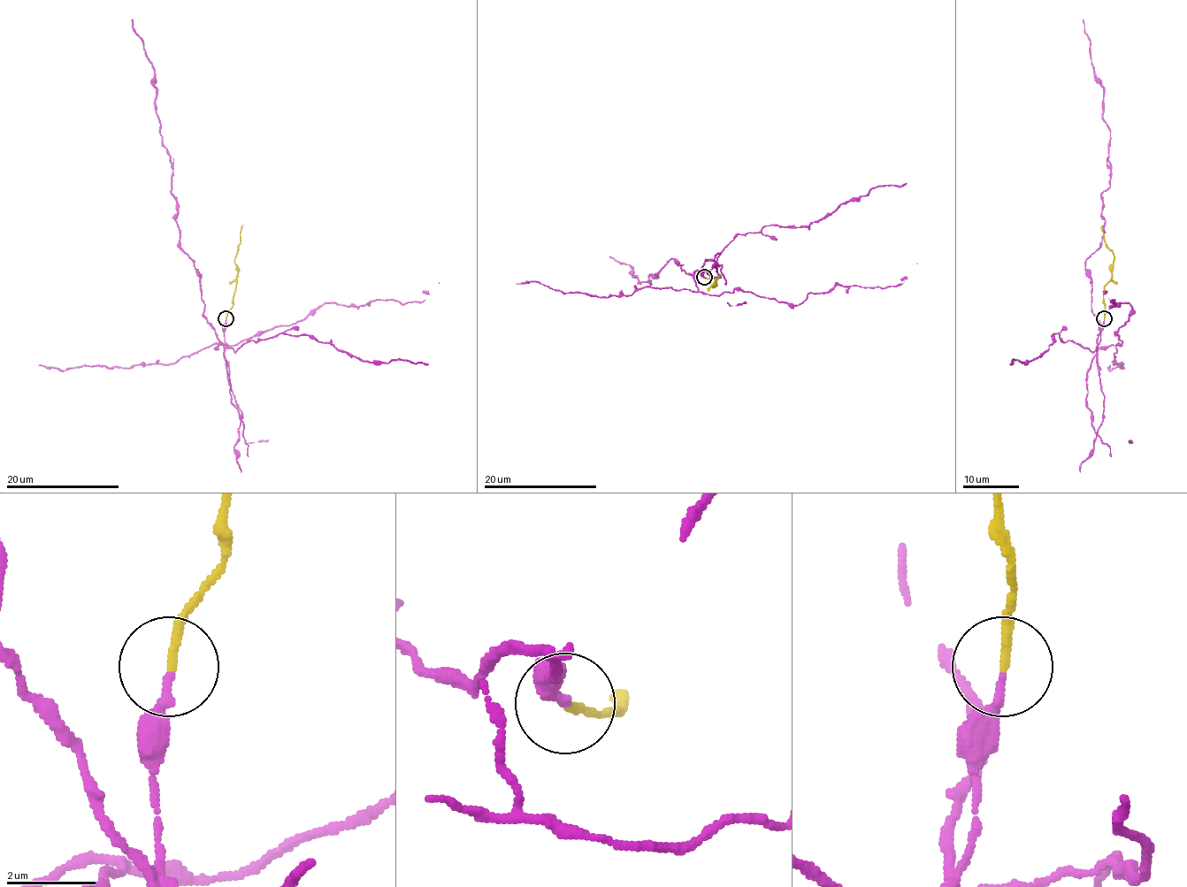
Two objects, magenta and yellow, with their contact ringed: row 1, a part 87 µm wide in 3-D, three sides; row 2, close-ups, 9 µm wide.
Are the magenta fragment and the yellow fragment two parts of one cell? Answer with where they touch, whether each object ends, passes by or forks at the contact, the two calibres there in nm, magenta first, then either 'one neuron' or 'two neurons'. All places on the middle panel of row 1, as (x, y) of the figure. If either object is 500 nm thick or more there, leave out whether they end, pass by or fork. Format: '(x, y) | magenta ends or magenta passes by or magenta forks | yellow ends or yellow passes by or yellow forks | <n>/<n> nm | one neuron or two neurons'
(704, 277) | magenta ends | yellow ends | 190/200 nm | two neurons

